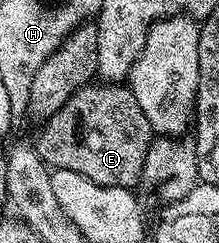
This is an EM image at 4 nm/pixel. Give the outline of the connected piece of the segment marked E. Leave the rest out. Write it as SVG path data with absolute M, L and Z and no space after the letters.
M120 82L85 84L72 95L66 106L62 106L62 110L43 121L39 128L34 147L49 169L74 170L74 174L82 174L82 178L90 178L90 182L98 182L98 186L129 190L135 189L141 181L142 166L154 139L150 121L146 114L142 114L142 106L138 106L138 98L134 98L131 88Z

